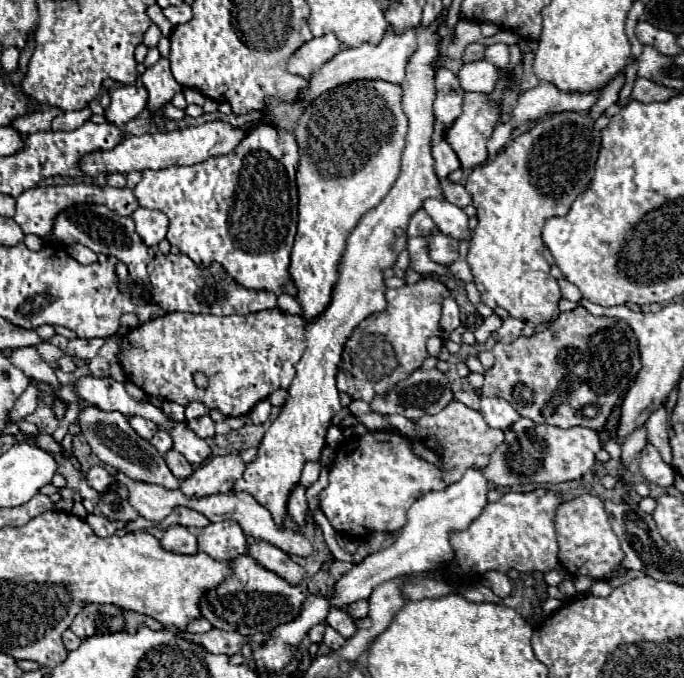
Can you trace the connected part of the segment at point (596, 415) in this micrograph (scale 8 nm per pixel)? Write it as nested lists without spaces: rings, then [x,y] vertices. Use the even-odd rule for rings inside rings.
[[[584,307],[560,313],[556,321],[542,333],[532,337],[518,337],[512,343],[496,343],[492,347],[496,363],[486,371],[482,397],[502,397],[506,399],[520,417],[528,417],[534,423],[546,423],[560,429],[568,427],[588,427],[600,431],[612,411],[612,407],[624,397],[630,383],[640,371],[638,339],[626,321],[614,317],[596,317]]]

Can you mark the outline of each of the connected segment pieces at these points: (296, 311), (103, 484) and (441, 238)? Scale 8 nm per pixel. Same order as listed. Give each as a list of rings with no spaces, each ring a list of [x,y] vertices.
[[[282,293],[280,297],[278,297],[278,305],[276,305],[280,311],[284,311],[284,313],[290,313],[290,315],[302,315],[302,307],[300,307],[300,303],[292,297],[292,295],[286,295],[286,293]]]
[[[94,465],[94,467],[90,467],[90,471],[86,473],[86,481],[88,481],[88,485],[90,485],[92,489],[96,489],[98,493],[102,493],[102,491],[106,491],[108,485],[114,481],[114,475],[110,475],[104,467]]]
[[[442,233],[432,235],[432,239],[428,243],[428,249],[430,249],[430,257],[436,263],[450,265],[458,259],[458,241],[448,237],[448,235],[442,235]]]

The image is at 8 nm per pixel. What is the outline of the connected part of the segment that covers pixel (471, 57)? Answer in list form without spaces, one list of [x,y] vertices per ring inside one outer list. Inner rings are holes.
[[[473,43],[466,47],[462,61],[463,63],[469,63],[472,61],[480,60],[484,58],[485,47],[479,43]]]

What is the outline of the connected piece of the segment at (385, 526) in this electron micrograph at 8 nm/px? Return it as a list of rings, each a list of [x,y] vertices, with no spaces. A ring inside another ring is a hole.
[[[368,431],[362,437],[342,443],[330,469],[330,483],[320,493],[320,509],[332,527],[362,541],[372,533],[392,533],[404,527],[408,507],[428,491],[446,487],[442,471],[412,451],[410,439],[396,431]]]

